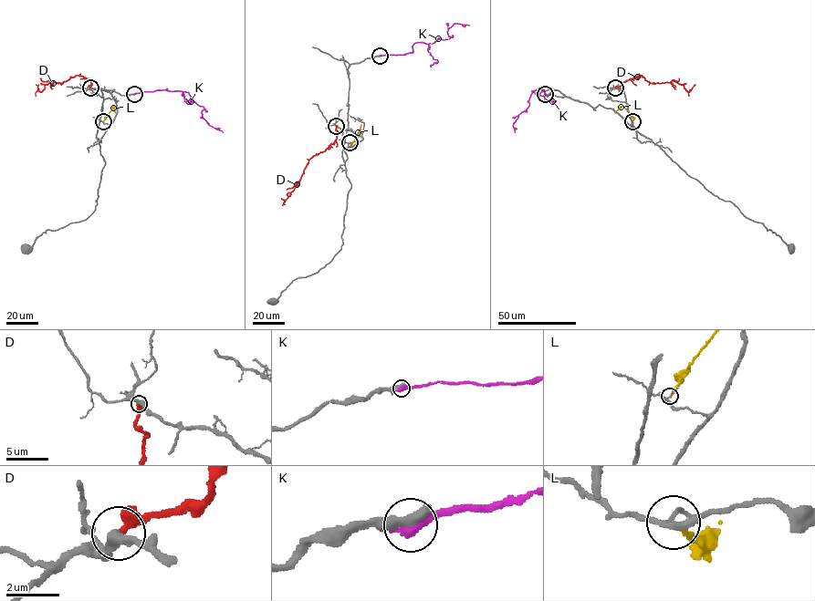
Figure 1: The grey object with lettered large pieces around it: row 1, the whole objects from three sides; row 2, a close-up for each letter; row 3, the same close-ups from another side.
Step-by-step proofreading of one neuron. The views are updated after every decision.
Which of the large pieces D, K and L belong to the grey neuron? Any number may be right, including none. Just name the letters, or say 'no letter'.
no letter

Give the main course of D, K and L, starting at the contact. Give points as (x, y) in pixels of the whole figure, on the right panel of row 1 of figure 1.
D: (615, 88), (641, 75), (651, 83), (673, 80), (688, 92), (694, 84)
K: (545, 94), (543, 90), (532, 91), (528, 107), (513, 125), (515, 132)
L: (632, 121), (633, 118), (622, 107), (614, 112)

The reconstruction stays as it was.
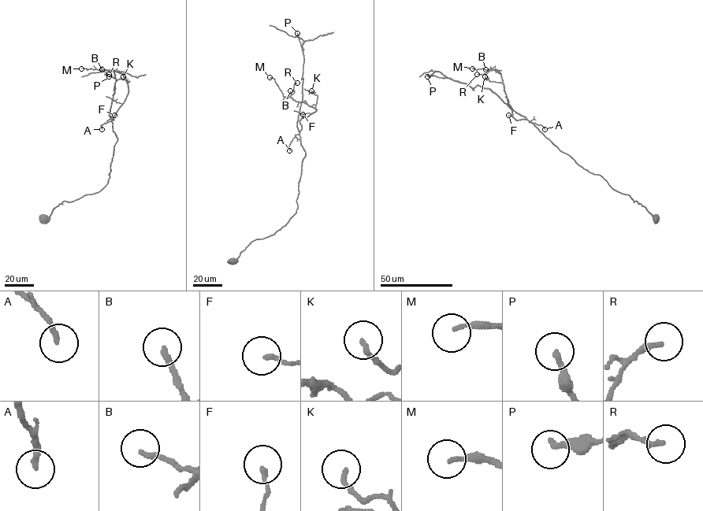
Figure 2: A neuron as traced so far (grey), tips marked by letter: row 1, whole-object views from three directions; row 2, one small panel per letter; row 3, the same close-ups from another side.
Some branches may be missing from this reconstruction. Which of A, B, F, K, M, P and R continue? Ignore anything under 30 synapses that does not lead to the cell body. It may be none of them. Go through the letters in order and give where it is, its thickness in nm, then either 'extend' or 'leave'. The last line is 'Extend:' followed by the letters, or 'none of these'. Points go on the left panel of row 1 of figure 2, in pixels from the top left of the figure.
A: place (102, 129); calibre 200 nm; leave
B: place (102, 69); calibre 190 nm; leave
F: place (114, 115); calibre 140 nm; leave
K: place (123, 76); calibre 180 nm; leave
M: place (81, 68); calibre 150 nm; leave
P: place (109, 76); calibre 240 nm; leave
R: place (109, 74); calibre 200 nm; leave
Extend: none of these

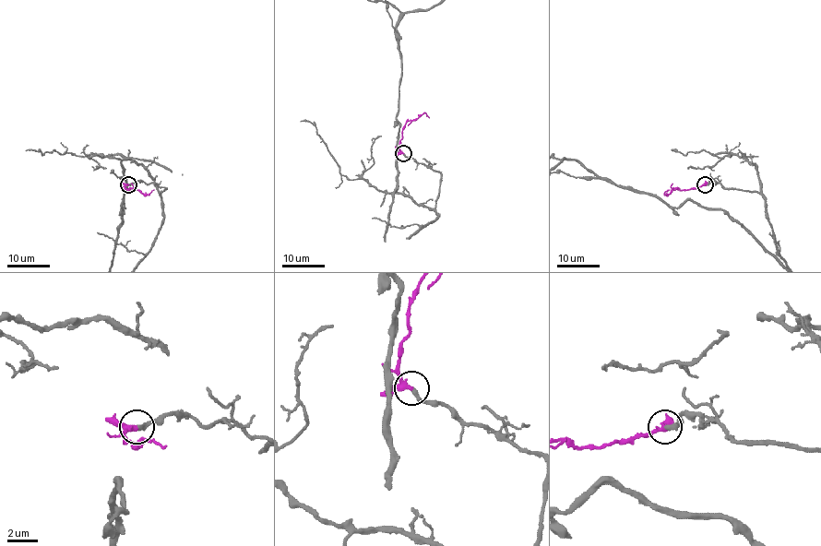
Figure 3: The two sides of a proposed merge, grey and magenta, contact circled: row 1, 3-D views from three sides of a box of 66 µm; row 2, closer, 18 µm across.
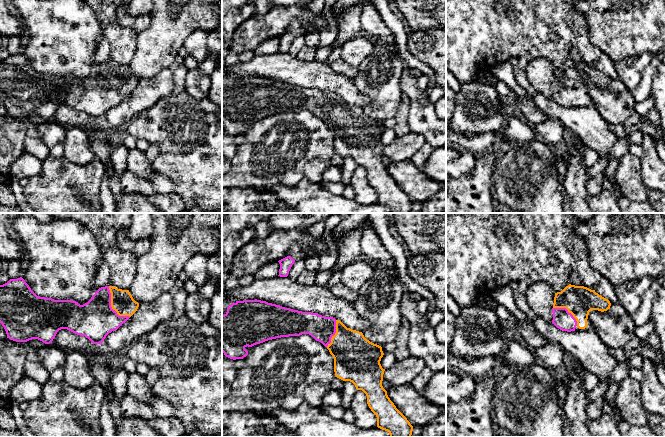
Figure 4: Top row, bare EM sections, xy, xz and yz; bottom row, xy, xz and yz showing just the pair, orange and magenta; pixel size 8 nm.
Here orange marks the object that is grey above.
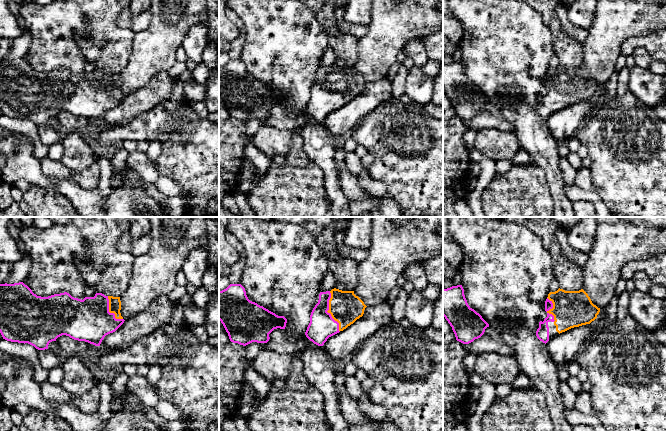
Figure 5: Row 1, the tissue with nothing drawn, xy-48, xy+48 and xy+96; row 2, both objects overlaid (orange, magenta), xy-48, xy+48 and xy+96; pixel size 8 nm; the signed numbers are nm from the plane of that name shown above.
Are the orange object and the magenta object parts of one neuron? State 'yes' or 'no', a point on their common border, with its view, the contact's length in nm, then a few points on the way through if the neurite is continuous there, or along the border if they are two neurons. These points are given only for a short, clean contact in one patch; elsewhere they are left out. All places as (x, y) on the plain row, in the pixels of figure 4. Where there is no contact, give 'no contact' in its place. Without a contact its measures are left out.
yes | xy (111, 82) | 300 nm | across xy (122, 78), (119, 81), (111, 82), (95, 95)

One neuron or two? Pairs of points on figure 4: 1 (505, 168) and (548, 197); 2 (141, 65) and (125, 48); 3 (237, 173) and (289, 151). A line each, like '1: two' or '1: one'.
1: one
2: two
3: one

